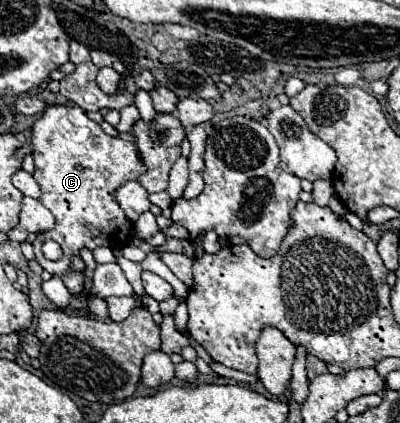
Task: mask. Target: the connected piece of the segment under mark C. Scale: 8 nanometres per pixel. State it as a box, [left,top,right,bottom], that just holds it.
[31,105,147,295]

